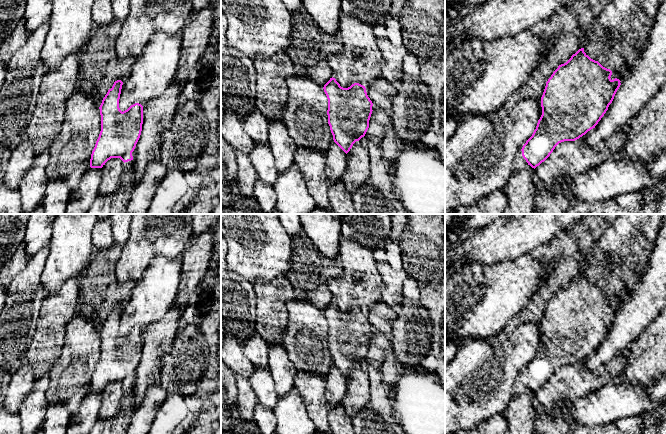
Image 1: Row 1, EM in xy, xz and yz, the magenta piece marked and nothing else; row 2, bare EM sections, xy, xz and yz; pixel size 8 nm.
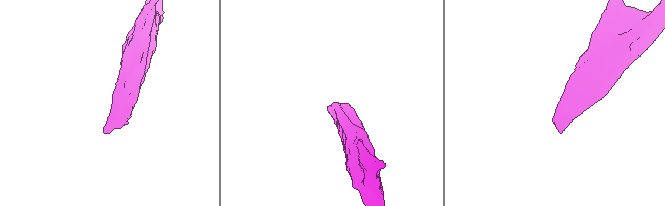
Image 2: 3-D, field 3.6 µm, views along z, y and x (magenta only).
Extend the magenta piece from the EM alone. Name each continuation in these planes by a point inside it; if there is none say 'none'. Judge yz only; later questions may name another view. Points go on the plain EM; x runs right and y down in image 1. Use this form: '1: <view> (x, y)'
1: yz (519, 382)

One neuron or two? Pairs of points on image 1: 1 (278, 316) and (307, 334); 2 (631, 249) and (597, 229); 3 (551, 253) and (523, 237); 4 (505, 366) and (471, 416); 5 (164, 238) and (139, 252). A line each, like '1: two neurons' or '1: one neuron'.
1: two neurons
2: two neurons
3: two neurons
4: one neuron
5: one neuron

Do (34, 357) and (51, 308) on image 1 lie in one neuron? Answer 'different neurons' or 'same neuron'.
same neuron

